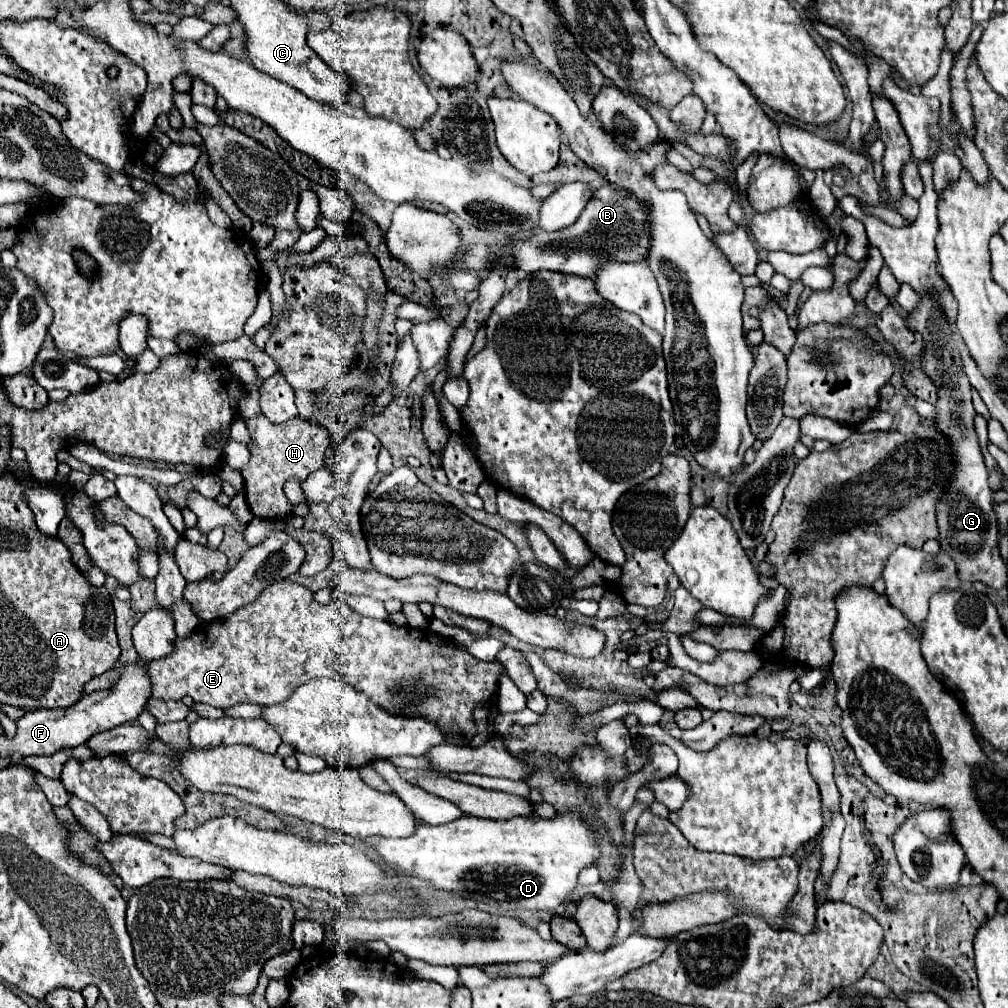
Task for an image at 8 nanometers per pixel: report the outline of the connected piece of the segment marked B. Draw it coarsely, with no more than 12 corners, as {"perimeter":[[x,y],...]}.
{"perimeter":[[612,183],[574,225],[518,239],[514,269],[642,263],[650,211]]}

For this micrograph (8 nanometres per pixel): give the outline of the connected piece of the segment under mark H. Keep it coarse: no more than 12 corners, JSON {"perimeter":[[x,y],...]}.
{"perimeter":[[300,417],[246,421],[254,439],[242,469],[248,505],[282,519],[284,481],[324,465],[330,435]]}

